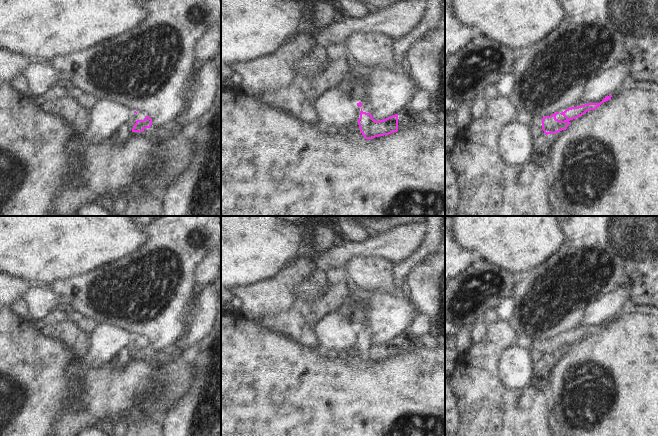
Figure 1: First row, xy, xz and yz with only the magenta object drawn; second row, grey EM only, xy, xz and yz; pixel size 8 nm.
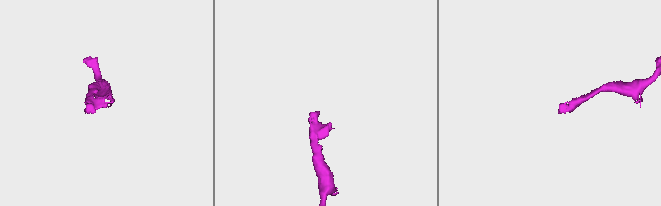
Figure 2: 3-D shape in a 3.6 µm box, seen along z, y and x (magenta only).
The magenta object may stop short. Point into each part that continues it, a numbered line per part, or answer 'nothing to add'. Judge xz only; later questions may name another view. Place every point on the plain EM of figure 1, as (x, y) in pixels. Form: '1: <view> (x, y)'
1: xz (365, 331)

